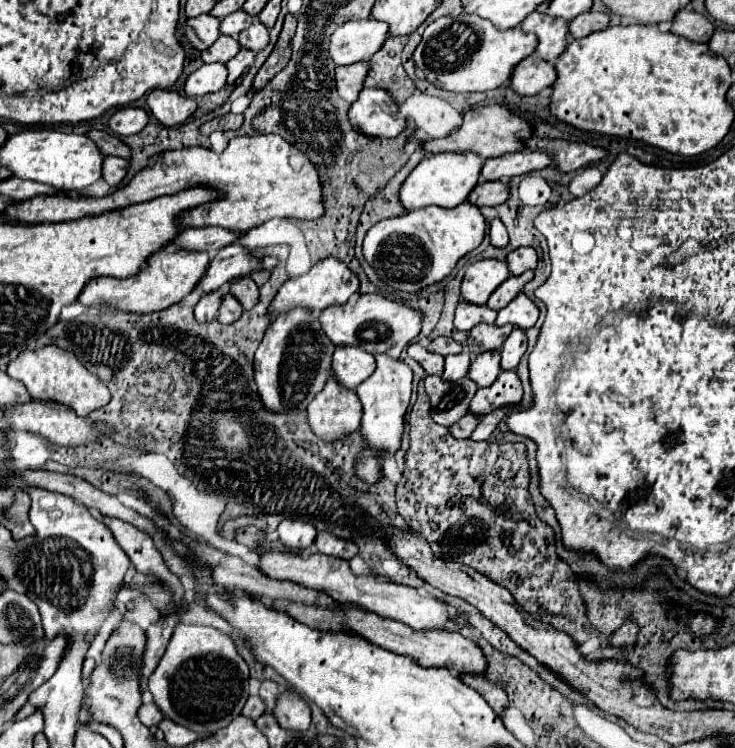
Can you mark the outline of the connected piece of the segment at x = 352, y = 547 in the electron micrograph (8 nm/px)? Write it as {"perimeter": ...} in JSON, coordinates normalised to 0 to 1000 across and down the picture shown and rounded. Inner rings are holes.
{"perimeter":[[[437,710],[431,715],[429,731],[431,731],[434,739],[453,742],[453,745],[464,745],[469,750],[475,750],[478,745],[486,742],[486,729],[483,726],[475,726],[469,721],[461,721],[461,718],[456,718],[453,713],[445,713],[445,710]]]}

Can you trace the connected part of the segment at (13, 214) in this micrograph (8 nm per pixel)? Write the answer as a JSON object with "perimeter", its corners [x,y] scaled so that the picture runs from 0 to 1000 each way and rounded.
{"perimeter":[[[350,180],[350,183],[317,183],[303,205],[290,205],[279,197],[224,202],[224,207],[211,207],[197,229],[189,229],[176,247],[159,253],[154,261],[143,263],[94,263],[53,261],[39,271],[20,271],[10,277],[7,290],[61,298],[61,295],[97,295],[118,287],[140,287],[181,271],[195,271],[214,266],[219,261],[241,258],[263,247],[282,247],[306,258],[306,266],[279,271],[246,287],[249,303],[279,303],[295,301],[314,309],[339,309],[374,290],[399,293],[431,293],[442,285],[439,277],[439,247],[431,223],[399,194],[393,194],[380,180]]]}

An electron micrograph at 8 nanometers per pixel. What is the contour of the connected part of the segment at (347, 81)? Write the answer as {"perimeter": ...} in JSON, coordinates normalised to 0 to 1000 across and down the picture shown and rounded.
{"perimeter":[[[488,82],[472,90],[459,90],[456,108],[459,108],[459,124],[464,132],[480,138],[488,130],[488,122],[494,119],[494,108],[505,92],[502,82]]]}

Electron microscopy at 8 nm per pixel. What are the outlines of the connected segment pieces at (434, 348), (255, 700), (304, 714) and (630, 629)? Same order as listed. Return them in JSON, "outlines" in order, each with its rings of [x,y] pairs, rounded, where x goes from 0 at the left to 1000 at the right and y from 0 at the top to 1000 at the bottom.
{"outlines":[[[[595,451],[595,453],[589,453],[584,461],[581,461],[581,467],[586,469],[586,472],[595,472],[595,475],[624,475],[627,469],[630,469],[630,464],[624,461],[624,459],[619,459],[614,451]]],[[[350,929],[339,932],[336,940],[333,940],[333,945],[331,945],[331,956],[341,959],[341,961],[352,961],[358,951],[361,951],[361,937],[355,932],[350,932]]],[[[385,921],[374,945],[374,959],[385,975],[418,977],[423,967],[423,948],[418,937],[412,937],[407,929]]],[[[850,833],[837,849],[831,849],[831,860],[837,865],[859,865],[861,854],[867,854],[867,836],[864,833]]]]}

